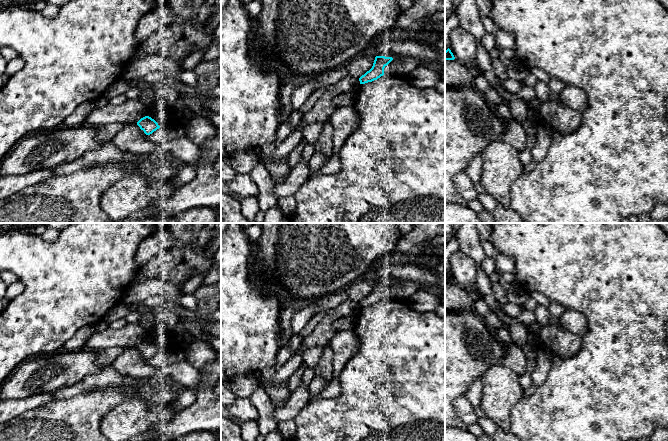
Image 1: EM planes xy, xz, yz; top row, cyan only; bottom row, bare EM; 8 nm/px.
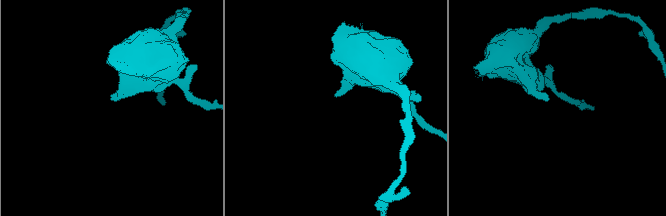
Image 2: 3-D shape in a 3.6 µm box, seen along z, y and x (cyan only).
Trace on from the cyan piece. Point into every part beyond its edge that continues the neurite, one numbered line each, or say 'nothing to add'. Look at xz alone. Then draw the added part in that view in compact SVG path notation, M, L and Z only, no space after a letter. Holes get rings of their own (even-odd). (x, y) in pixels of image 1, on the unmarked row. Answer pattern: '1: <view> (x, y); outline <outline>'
nothing to add

